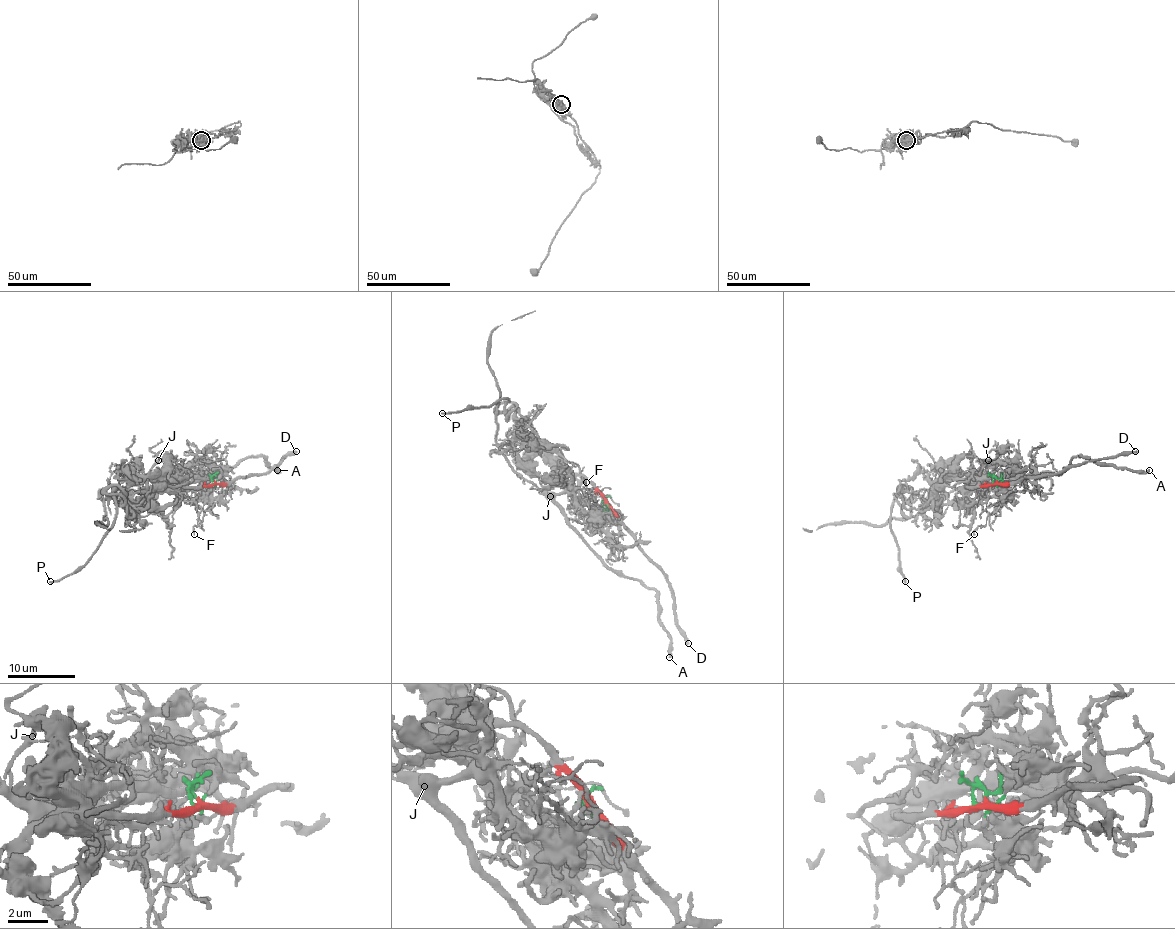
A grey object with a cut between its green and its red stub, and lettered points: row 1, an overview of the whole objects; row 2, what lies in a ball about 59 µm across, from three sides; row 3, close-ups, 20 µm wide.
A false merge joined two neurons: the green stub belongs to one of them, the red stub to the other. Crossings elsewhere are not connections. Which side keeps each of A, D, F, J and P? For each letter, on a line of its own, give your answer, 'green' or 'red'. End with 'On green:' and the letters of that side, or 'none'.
A: green
D: red
F: green
J: green
P: red
On green: A, F, J

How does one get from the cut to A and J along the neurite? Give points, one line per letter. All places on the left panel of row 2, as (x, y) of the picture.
A: (213, 483), (192, 497), (162, 485), (228, 471), (247, 458), (262, 456), (277, 470)
J: (213, 483), (211, 478), (216, 471), (213, 468), (194, 463), (181, 471), (179, 464), (158, 459)

